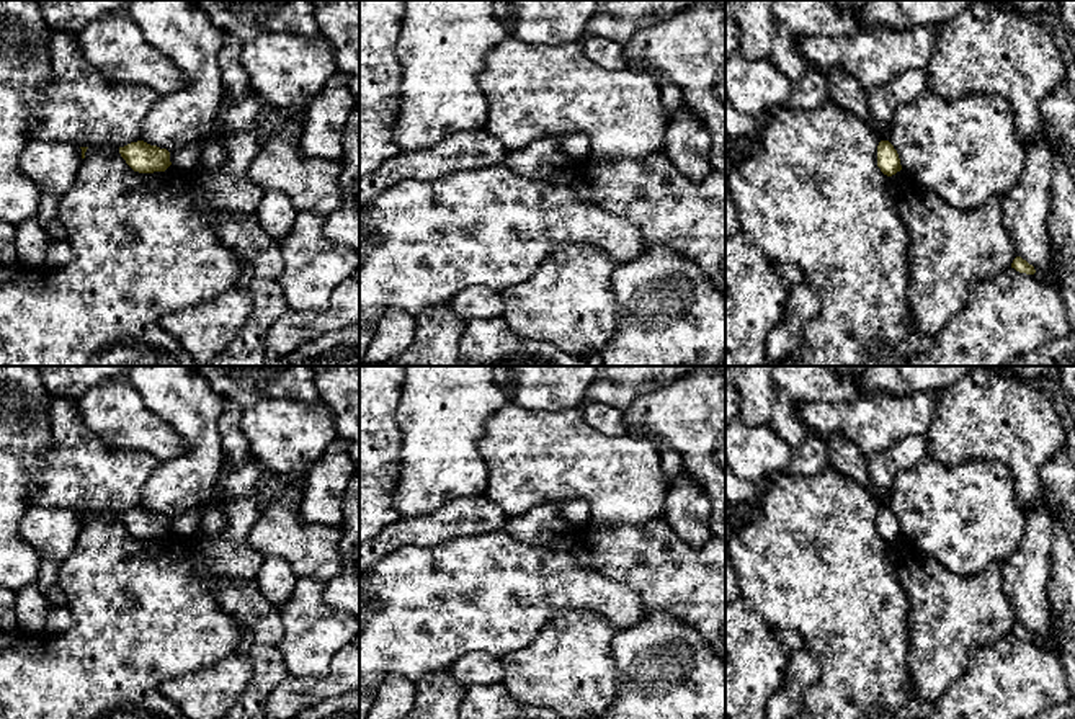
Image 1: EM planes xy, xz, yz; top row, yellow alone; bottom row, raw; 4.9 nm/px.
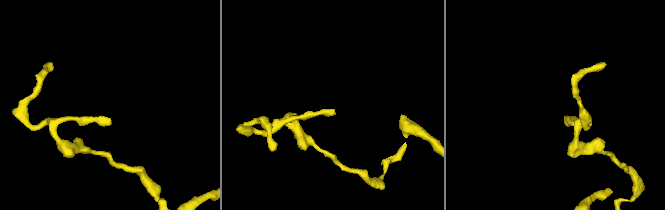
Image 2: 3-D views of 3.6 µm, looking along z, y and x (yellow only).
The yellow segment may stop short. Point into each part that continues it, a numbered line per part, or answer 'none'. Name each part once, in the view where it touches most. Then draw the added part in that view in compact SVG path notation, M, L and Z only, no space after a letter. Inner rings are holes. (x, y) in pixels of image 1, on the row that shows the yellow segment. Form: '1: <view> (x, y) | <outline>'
none

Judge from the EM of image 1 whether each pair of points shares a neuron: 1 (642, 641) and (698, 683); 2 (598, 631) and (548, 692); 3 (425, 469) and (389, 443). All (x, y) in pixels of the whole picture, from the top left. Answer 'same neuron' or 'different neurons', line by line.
1: same neuron
2: same neuron
3: different neurons

